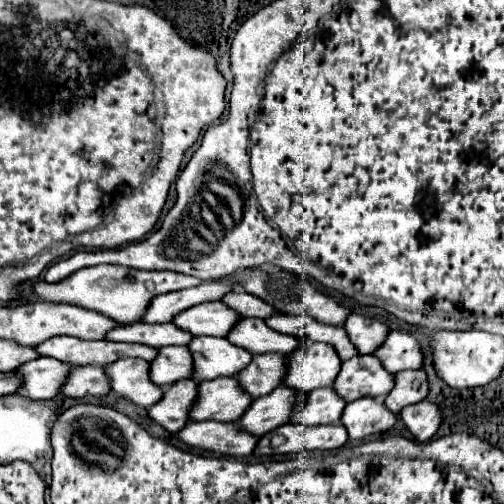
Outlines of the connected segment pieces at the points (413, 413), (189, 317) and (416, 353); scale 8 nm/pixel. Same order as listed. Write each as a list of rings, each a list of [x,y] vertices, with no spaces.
[[[417,402],[401,410],[401,420],[419,442],[427,442],[441,424],[441,412],[431,402]]]
[[[203,302],[199,306],[187,308],[173,318],[173,324],[193,336],[227,336],[231,324],[239,320],[231,308],[223,308],[219,302]]]
[[[395,330],[387,334],[387,338],[379,344],[379,348],[375,348],[373,356],[377,356],[383,368],[391,374],[409,368],[421,368],[421,360],[423,360],[417,340],[409,334]]]

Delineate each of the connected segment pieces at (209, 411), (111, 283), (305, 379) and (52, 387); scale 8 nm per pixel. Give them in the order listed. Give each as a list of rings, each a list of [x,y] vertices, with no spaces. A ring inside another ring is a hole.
[[[215,378],[201,382],[197,398],[189,410],[191,420],[219,420],[237,422],[245,408],[251,404],[251,396],[239,390],[235,378]]]
[[[99,264],[99,266],[81,268],[81,270],[73,272],[71,276],[67,276],[65,280],[55,282],[55,284],[49,284],[45,280],[35,282],[33,292],[37,298],[41,298],[45,302],[73,304],[73,306],[81,306],[87,310],[95,310],[103,316],[113,318],[115,322],[133,324],[139,320],[139,316],[143,314],[143,308],[147,308],[147,304],[151,302],[153,296],[171,292],[171,290],[191,288],[197,284],[201,284],[199,278],[177,274],[177,272],[167,272],[167,270],[147,272],[147,270],[135,270],[135,268],[125,268],[125,266]]]
[[[307,342],[285,358],[287,366],[283,384],[301,392],[331,386],[341,368],[341,360],[335,348],[321,342]]]
[[[43,356],[19,366],[13,374],[21,378],[21,394],[31,400],[49,400],[59,392],[69,370],[71,366]]]

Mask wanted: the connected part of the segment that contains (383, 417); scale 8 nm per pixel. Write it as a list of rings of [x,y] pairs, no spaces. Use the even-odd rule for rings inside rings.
[[[359,398],[345,406],[341,424],[347,428],[349,440],[363,440],[371,434],[389,430],[395,424],[395,414],[391,414],[385,404],[375,398]]]

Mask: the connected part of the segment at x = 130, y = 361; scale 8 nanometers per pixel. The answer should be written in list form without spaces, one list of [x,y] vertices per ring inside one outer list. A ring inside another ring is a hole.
[[[121,358],[105,366],[105,374],[111,384],[111,392],[149,408],[161,398],[161,388],[151,384],[147,376],[147,362],[139,358]]]

